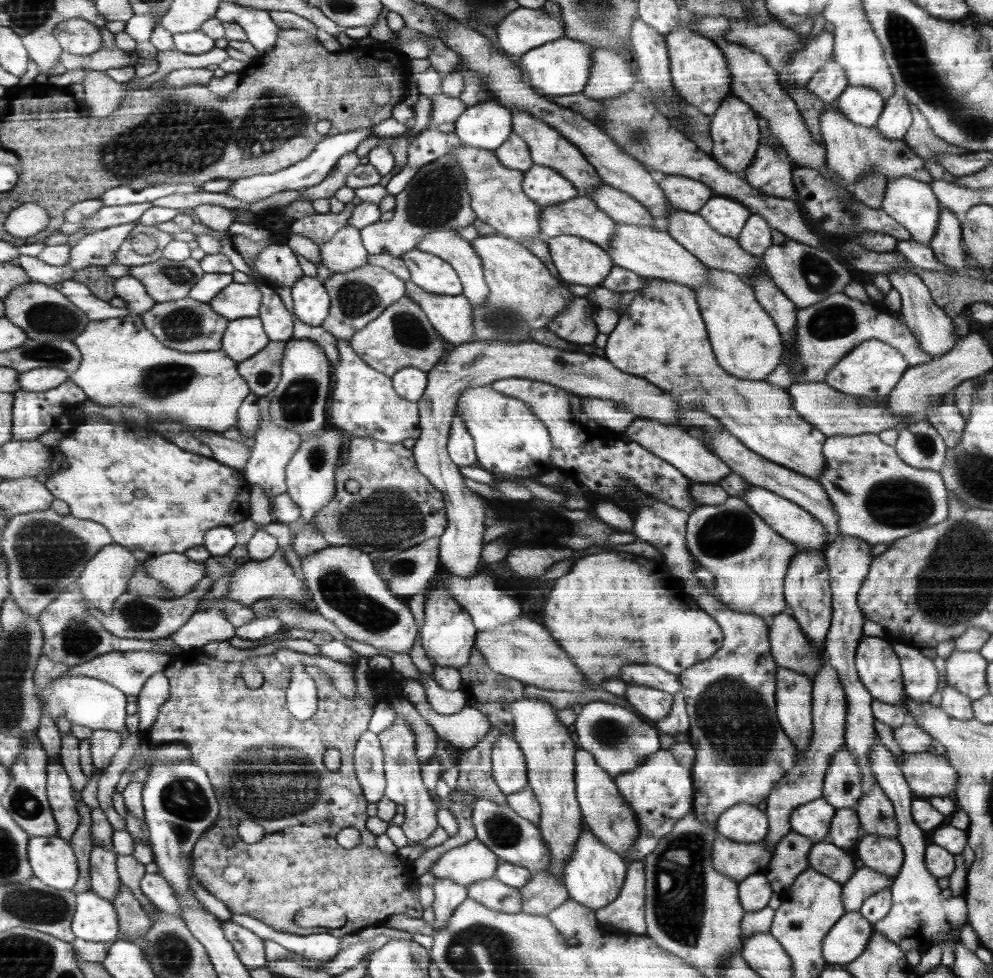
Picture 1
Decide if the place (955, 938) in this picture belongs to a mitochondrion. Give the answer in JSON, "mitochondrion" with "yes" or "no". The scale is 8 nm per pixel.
{"mitochondrion":"no"}

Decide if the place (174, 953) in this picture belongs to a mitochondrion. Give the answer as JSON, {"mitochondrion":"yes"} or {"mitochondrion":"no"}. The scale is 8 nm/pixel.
{"mitochondrion":"yes"}

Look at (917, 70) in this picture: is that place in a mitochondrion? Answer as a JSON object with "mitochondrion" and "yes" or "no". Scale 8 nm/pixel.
{"mitochondrion":"yes"}

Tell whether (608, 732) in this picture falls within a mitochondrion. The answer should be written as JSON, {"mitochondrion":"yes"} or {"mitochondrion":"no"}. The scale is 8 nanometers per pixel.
{"mitochondrion":"yes"}

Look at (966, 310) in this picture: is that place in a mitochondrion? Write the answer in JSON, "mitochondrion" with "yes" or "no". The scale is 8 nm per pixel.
{"mitochondrion":"no"}

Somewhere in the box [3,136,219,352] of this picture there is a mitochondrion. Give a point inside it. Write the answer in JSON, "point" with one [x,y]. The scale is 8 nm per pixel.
{"point":[54,319]}

